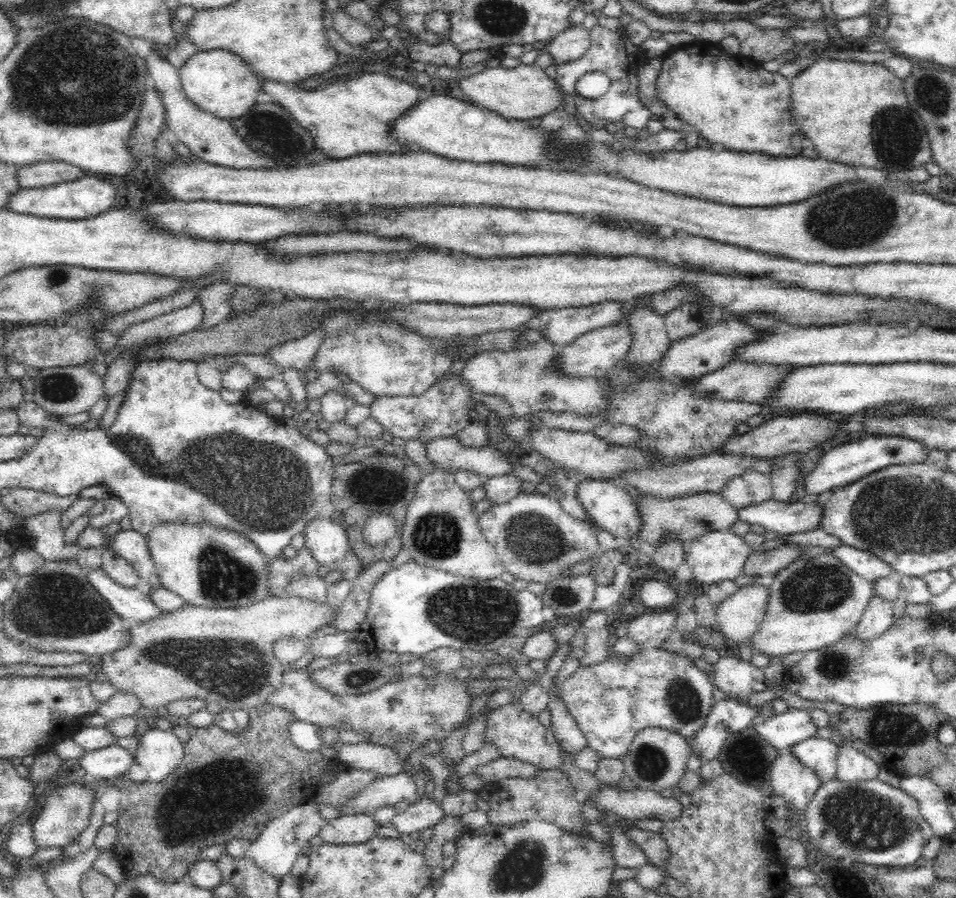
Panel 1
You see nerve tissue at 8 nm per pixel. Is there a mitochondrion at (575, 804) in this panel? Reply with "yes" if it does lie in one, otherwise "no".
no

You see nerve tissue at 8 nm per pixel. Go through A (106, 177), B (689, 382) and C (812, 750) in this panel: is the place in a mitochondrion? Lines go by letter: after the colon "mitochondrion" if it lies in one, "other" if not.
A: other
B: other
C: other

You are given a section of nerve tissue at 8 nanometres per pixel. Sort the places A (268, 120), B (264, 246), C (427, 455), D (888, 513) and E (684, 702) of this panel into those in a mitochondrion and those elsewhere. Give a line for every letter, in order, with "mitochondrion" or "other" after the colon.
A: mitochondrion
B: other
C: other
D: mitochondrion
E: mitochondrion

